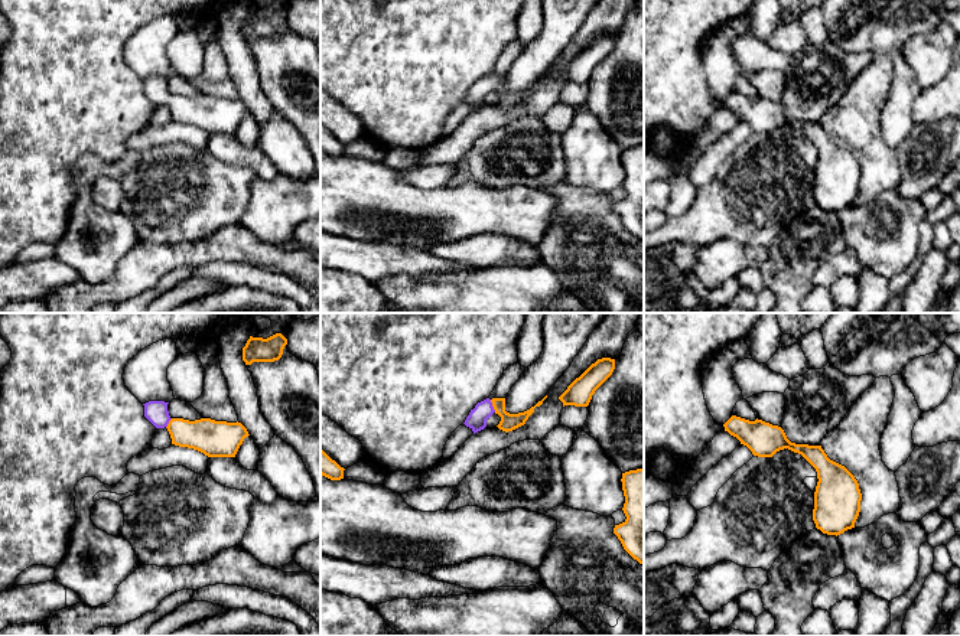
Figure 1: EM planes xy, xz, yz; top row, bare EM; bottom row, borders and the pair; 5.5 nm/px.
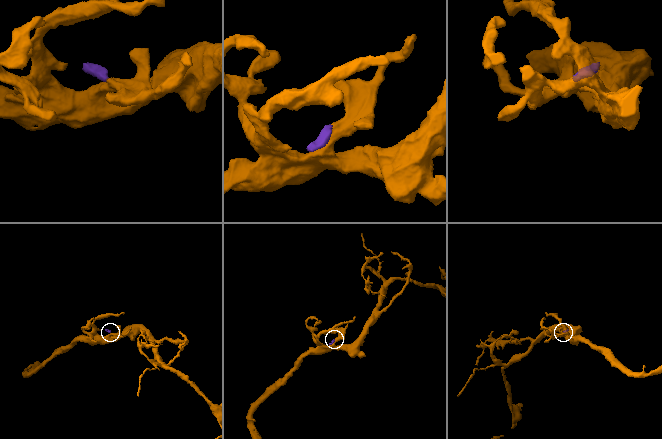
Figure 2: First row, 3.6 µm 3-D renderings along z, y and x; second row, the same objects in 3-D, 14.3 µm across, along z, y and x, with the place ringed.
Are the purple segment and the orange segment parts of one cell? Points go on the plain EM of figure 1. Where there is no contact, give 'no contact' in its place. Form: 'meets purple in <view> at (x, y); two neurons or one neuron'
meets purple in xz at (491, 82); one neuron

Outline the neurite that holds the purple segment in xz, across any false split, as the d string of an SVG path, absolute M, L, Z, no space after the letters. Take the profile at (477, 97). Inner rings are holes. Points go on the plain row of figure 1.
M547 72L530 87L518 91L510 91L505 88L505 75L486 75L478 79L474 87L471 87L463 101L475 111L486 104L486 97L495 89L501 94L501 98L497 104L508 110L524 102L528 94L534 89L534 85L540 84L546 75Z

